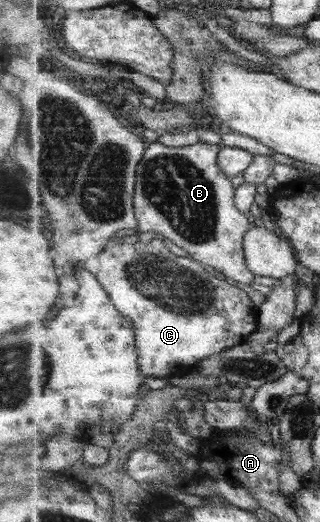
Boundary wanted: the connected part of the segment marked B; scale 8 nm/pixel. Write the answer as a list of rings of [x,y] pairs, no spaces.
[[[202,142],[171,147],[147,143],[147,151],[136,171],[137,231],[163,235],[183,248],[189,258],[207,269],[219,271],[242,287],[254,283],[256,277],[248,267],[244,251],[244,237],[252,226],[252,217],[243,215],[234,205],[236,187],[217,163],[222,149],[221,145]]]

